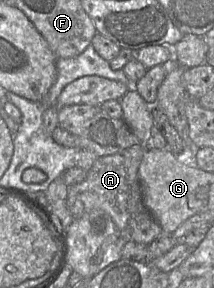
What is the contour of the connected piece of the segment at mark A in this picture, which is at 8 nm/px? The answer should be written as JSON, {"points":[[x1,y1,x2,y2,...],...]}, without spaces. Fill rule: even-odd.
{"points":[[137,144,116,154,98,157,84,181,68,186,67,206,73,218,80,218,93,209,101,209,111,216,126,241,149,245,162,235,167,235,143,201,138,171,145,151,143,144]]}

